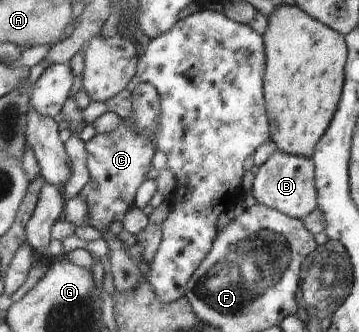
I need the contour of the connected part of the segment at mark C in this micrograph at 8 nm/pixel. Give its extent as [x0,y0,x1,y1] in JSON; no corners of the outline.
[81,83,162,234]

